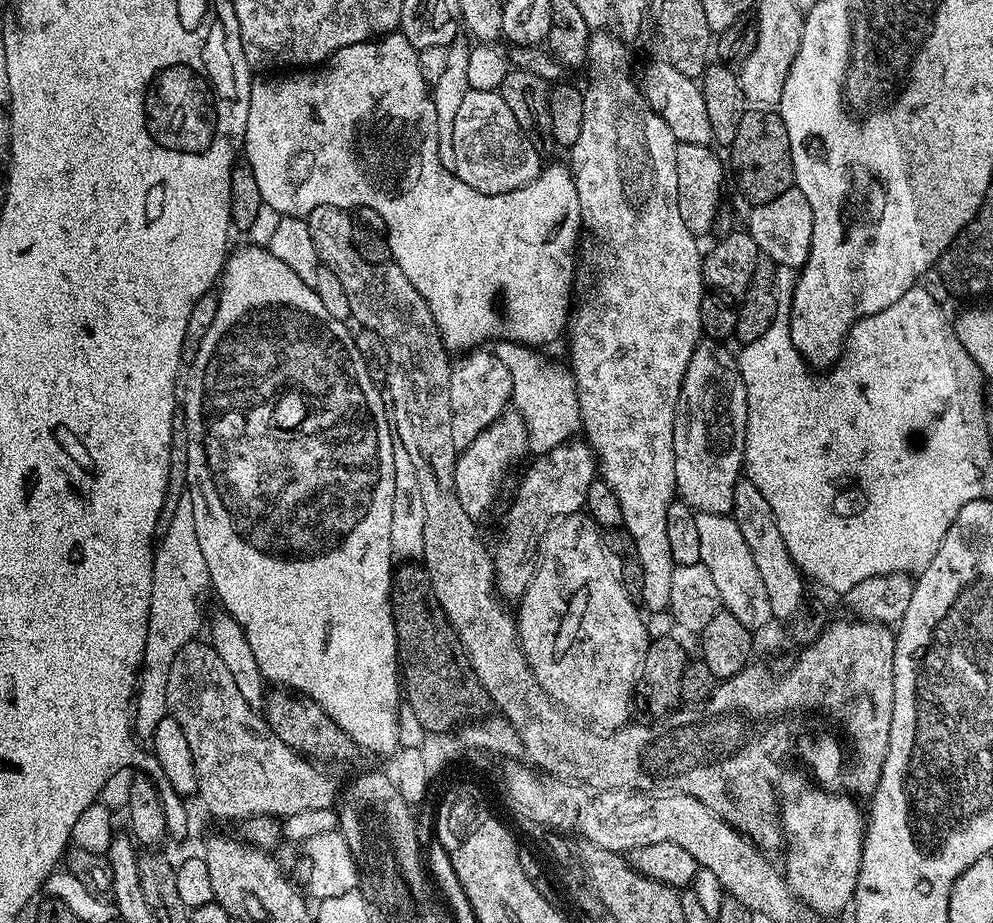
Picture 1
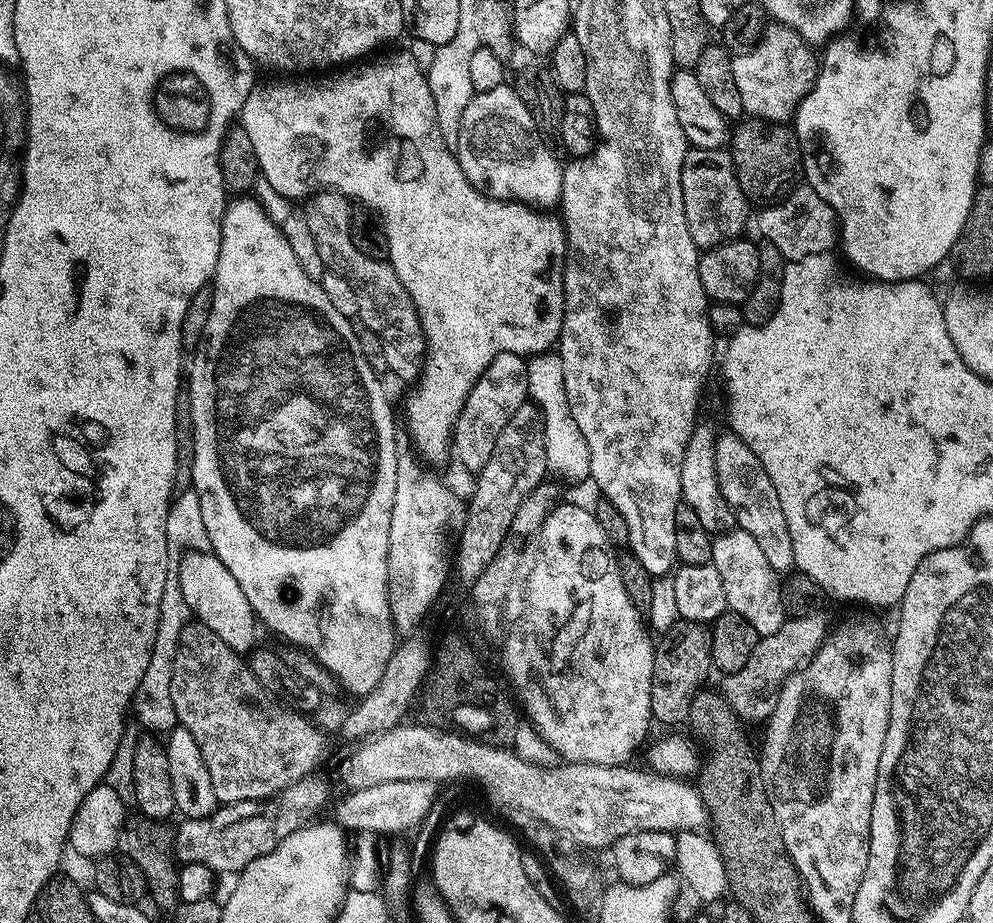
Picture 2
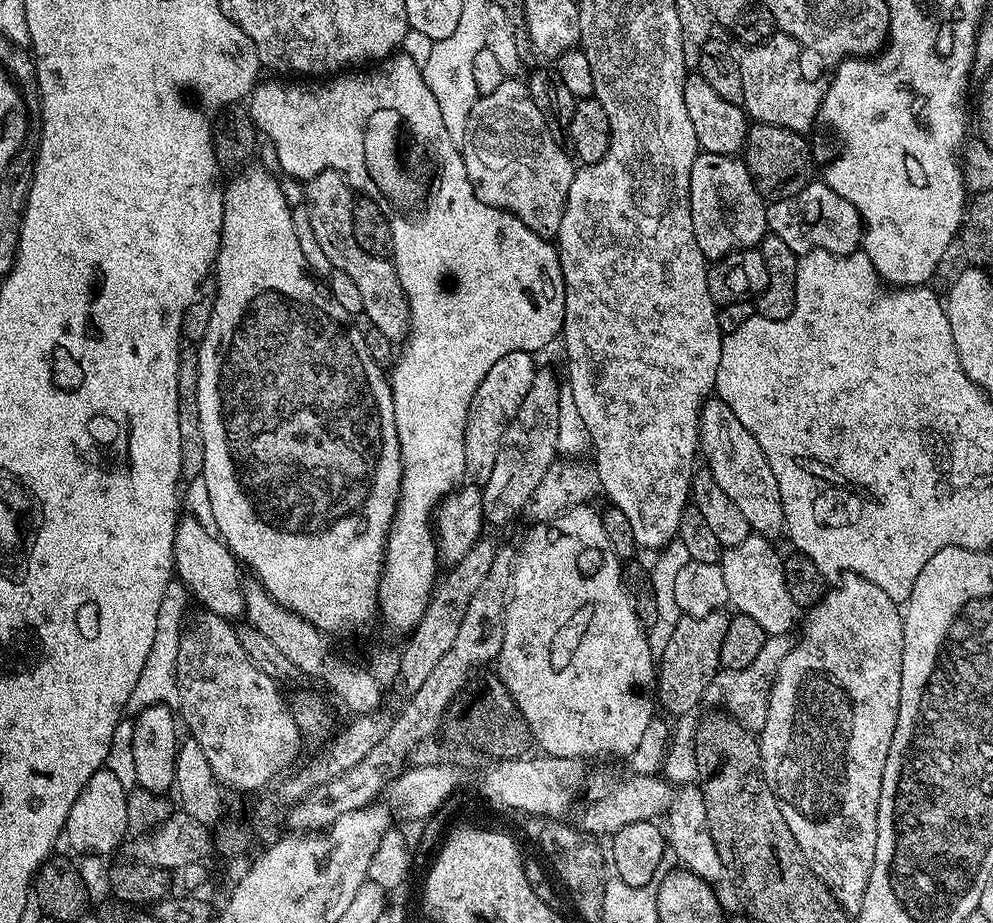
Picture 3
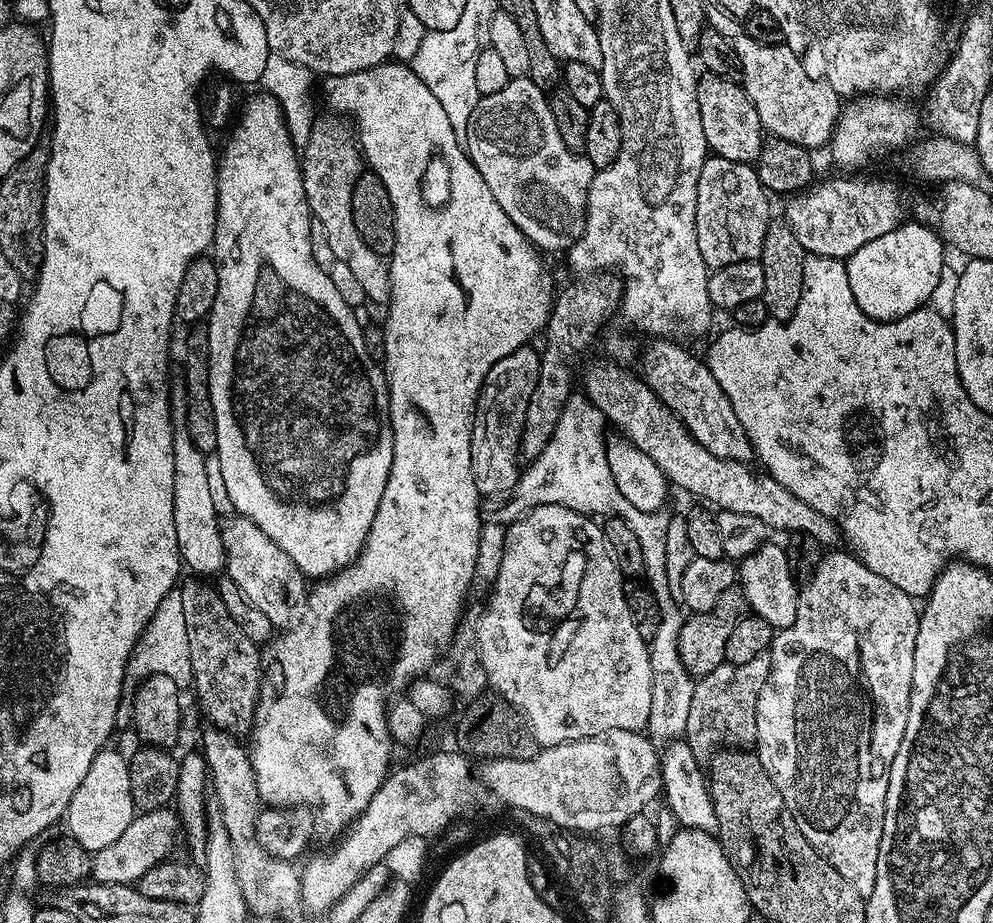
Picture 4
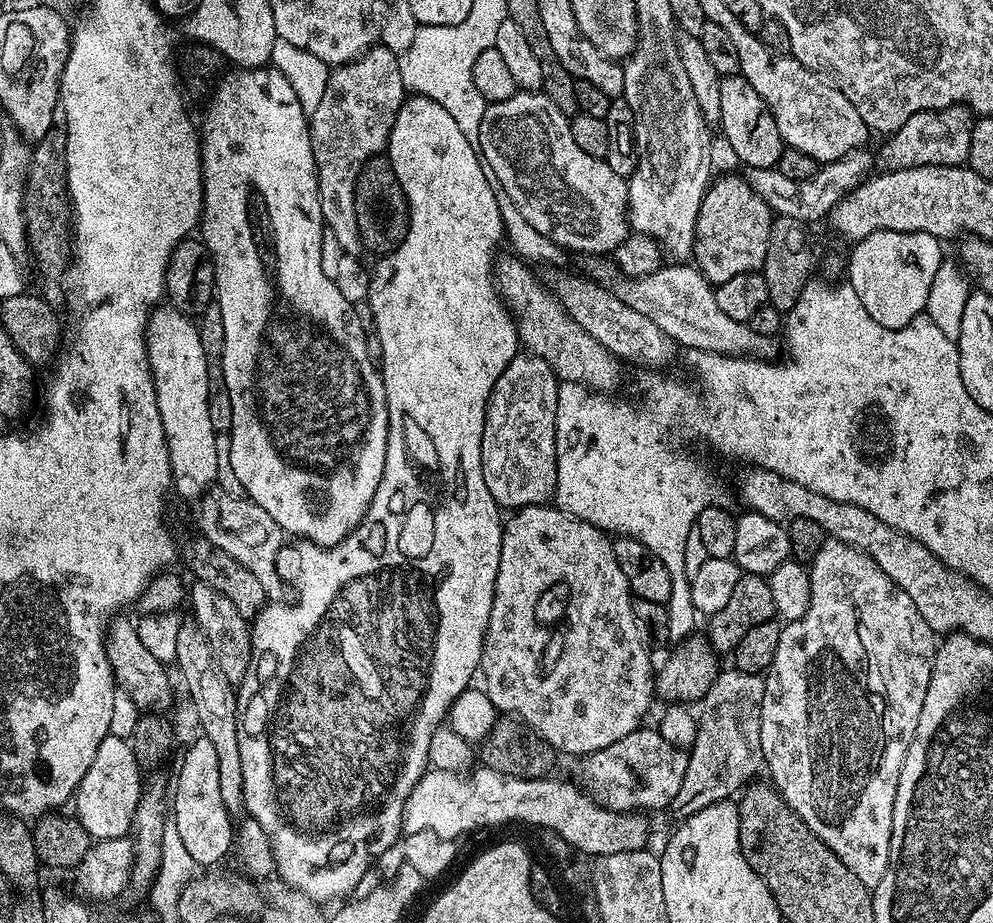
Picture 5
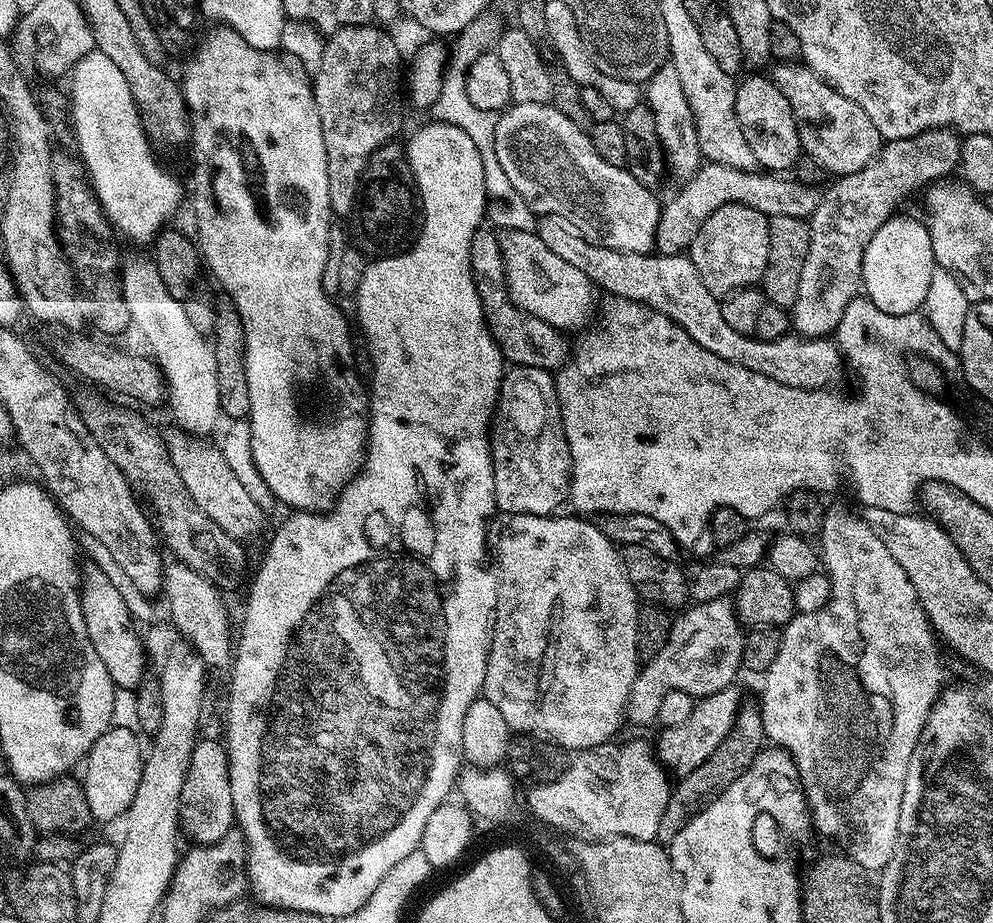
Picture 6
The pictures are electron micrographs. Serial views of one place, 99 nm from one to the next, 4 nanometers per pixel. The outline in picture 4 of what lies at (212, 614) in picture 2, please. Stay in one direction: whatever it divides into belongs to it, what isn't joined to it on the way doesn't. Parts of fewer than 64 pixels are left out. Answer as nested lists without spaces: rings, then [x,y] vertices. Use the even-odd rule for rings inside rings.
[[[187,434],[174,435],[174,530],[178,534],[178,550],[185,569],[200,578],[212,578],[215,572],[223,573],[226,568],[224,543],[222,542],[221,517],[216,517],[216,500],[212,497],[212,480],[204,465],[206,456],[195,448]]]

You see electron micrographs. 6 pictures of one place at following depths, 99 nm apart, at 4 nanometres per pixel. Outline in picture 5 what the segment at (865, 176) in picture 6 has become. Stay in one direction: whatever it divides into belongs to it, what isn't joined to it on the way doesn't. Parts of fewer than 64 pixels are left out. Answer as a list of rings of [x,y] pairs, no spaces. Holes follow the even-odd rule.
[[[964,105],[946,107],[937,112],[919,112],[914,118],[908,118],[898,131],[891,133],[889,140],[892,141],[880,154],[878,152],[879,159],[884,159],[883,167],[888,170],[917,168],[923,164],[961,167],[968,161],[975,121],[972,110]]]

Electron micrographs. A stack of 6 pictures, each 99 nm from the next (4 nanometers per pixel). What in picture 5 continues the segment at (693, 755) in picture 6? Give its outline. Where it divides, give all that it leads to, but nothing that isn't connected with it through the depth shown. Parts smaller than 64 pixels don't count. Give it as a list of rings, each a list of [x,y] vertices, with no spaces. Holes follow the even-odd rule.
[[[641,726],[626,734],[626,738],[618,738],[618,742],[593,752],[581,764],[584,765],[580,776],[587,795],[595,797],[597,803],[611,812],[630,812],[648,810],[644,808],[667,809],[682,786],[688,758],[681,749],[666,742],[655,727]]]

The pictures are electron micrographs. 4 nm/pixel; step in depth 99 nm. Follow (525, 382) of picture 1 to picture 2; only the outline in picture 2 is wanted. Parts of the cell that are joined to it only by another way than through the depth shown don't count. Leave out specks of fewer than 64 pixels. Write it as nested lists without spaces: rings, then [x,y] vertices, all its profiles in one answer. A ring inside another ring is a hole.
[[[554,352],[537,353],[527,363],[529,399],[541,415],[549,471],[576,482],[587,481],[591,477],[589,447],[586,445],[582,430],[578,427],[578,422],[570,412],[560,356]]]

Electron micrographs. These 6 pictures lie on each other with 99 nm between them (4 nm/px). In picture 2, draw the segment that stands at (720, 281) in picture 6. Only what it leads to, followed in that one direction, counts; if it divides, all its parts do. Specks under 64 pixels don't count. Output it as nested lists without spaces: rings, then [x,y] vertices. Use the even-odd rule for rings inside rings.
[[[689,147],[682,162],[682,206],[686,210],[686,226],[690,226],[690,238],[694,238],[701,250],[735,240],[743,233],[740,231],[750,224],[750,205],[742,194],[742,186],[738,186],[731,151]]]

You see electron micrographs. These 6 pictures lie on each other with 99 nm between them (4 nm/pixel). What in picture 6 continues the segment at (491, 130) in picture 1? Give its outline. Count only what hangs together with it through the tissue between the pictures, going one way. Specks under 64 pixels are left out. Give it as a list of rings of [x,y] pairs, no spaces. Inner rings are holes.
[[[530,102],[529,104],[513,103],[507,110],[501,111],[496,117],[496,129],[494,130],[494,150],[498,154],[498,166],[502,166],[502,170],[506,174],[506,178],[510,178],[510,182],[514,182],[514,190],[518,194],[522,194],[522,198],[526,198],[526,202],[531,206],[532,211],[540,216],[549,216],[550,214],[558,214],[562,218],[570,218],[574,222],[574,226],[578,226],[578,230],[592,244],[600,244],[603,248],[610,250],[622,250],[623,252],[646,252],[651,253],[656,247],[656,231],[658,230],[661,201],[656,201],[656,196],[651,187],[642,182],[638,182],[638,178],[634,178],[627,167],[619,168],[618,166],[610,166],[610,162],[606,162],[606,158],[598,158],[598,154],[592,145],[591,135],[585,129],[574,126],[574,122],[570,122],[570,118],[566,118],[566,114],[562,114],[562,110],[552,107],[551,103],[539,104],[538,102]]]

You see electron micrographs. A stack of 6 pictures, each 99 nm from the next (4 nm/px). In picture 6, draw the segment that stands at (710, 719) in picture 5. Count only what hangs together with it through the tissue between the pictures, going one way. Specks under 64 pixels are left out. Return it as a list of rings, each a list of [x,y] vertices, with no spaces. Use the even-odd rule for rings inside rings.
[[[741,707],[740,713],[734,718],[732,729],[726,734],[726,738],[722,738],[718,750],[714,750],[714,754],[710,754],[710,758],[706,758],[706,762],[702,762],[698,770],[679,777],[680,785],[677,783],[673,787],[672,796],[666,802],[666,810],[662,810],[662,818],[656,824],[656,840],[665,846],[671,845],[678,830],[682,830],[682,826],[686,826],[690,818],[706,810],[706,806],[710,806],[710,802],[714,802],[714,798],[718,798],[718,794],[722,794],[722,790],[726,790],[726,786],[734,782],[734,778],[741,776],[765,744],[766,737],[759,707]]]

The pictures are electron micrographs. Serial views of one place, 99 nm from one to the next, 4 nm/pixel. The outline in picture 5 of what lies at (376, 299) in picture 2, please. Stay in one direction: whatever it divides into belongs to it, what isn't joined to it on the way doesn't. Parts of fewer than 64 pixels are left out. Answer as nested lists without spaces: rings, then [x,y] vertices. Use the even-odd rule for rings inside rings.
[[[373,46],[362,53],[357,60],[335,65],[329,71],[326,94],[318,102],[318,110],[310,113],[310,146],[316,159],[318,178],[318,202],[322,202],[322,218],[325,229],[338,238],[341,253],[359,253],[362,245],[356,213],[356,183],[362,166],[372,157],[381,155],[388,147],[388,136],[401,105],[406,99],[406,89],[402,82],[402,70],[398,70],[399,55],[383,46]]]

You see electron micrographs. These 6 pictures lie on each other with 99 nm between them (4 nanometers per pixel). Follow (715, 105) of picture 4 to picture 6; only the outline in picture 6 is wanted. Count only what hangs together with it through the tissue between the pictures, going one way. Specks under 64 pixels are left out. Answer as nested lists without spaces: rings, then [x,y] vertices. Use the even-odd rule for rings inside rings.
[[[767,75],[746,76],[737,83],[734,98],[738,126],[742,126],[746,146],[754,150],[754,158],[761,169],[775,174],[787,173],[802,155],[798,126],[790,110],[790,102],[786,102],[786,94],[782,94]]]

